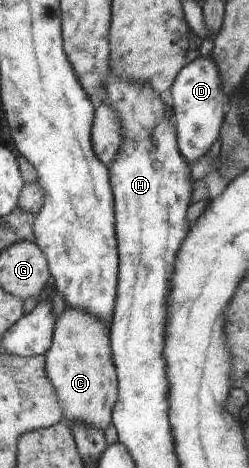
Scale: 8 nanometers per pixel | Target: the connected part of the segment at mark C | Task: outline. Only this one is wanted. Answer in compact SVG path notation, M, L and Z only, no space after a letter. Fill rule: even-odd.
M67 305L58 318L51 349L46 353L48 374L60 393L67 419L103 430L112 423L119 396L119 375L112 360L111 327L87 310Z

